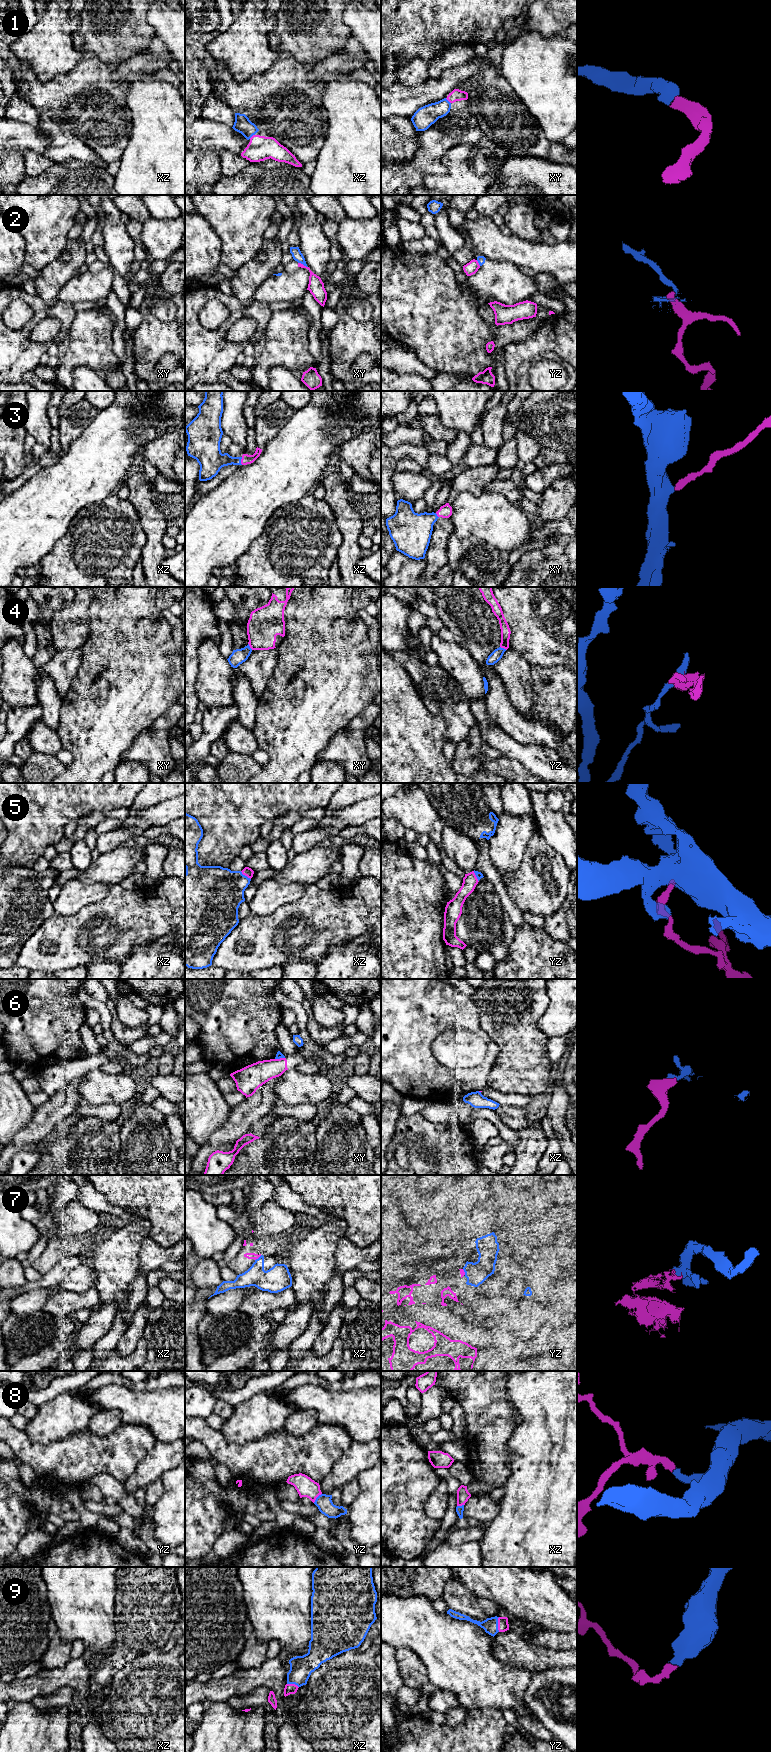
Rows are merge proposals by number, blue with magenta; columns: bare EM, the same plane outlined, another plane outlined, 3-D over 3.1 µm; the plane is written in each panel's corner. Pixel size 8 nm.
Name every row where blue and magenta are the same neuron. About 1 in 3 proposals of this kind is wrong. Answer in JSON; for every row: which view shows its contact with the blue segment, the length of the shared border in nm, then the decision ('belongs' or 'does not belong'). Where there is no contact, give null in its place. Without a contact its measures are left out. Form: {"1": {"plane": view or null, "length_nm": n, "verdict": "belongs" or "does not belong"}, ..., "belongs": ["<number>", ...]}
{"1": {"plane": "xz", "length_nm": 60, "verdict": "belongs"}, "2": {"plane": "xy", "length_nm": 90, "verdict": "does not belong"}, "3": {"plane": "xz", "length_nm": 60, "verdict": "belongs"}, "4": {"plane": "xy", "length_nm": 70, "verdict": "does not belong"}, "5": {"plane": "xz", "length_nm": 110, "verdict": "belongs"}, "6": {"plane": "xy", "length_nm": 80, "verdict": "does not belong"}, "7": {"plane": "xz", "length_nm": 70, "verdict": "does not belong"}, "8": {"plane": "yz", "length_nm": 100, "verdict": "belongs"}, "9": {"plane": "yz", "length_nm": 120, "verdict": "belongs"}, "belongs": ["1", "3", "5", "8", "9"]}

